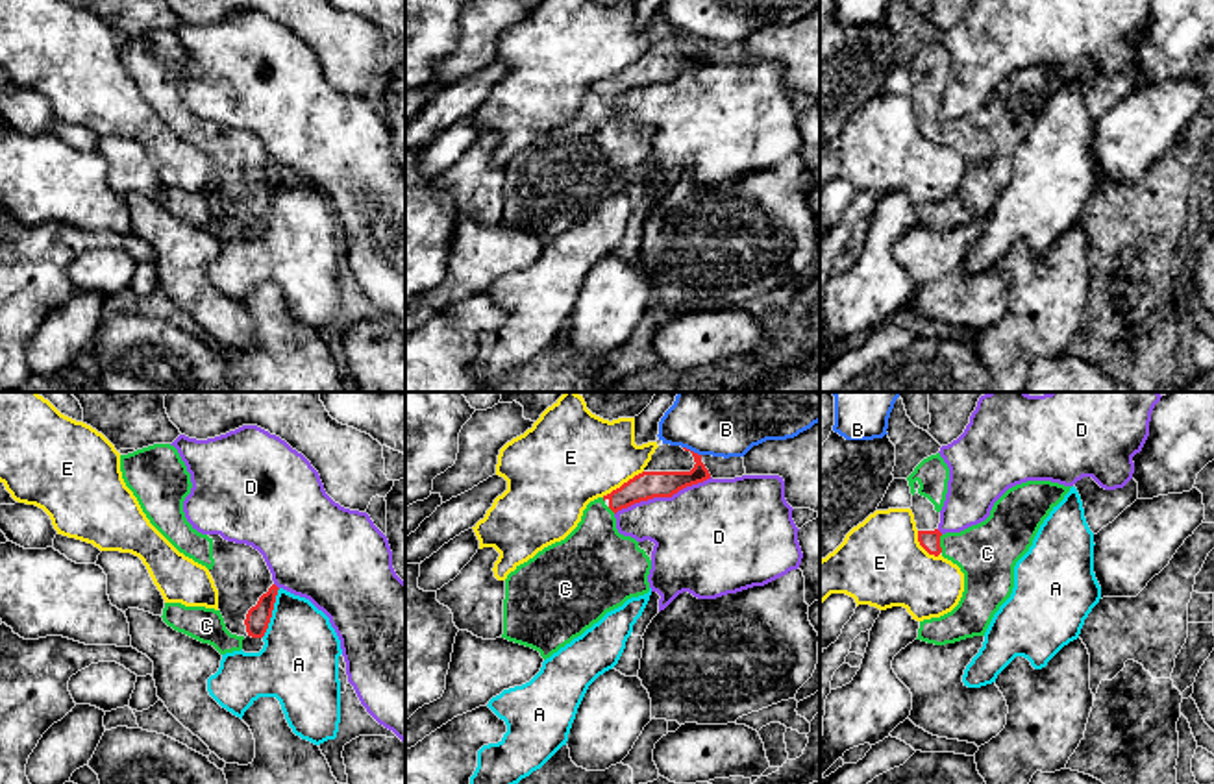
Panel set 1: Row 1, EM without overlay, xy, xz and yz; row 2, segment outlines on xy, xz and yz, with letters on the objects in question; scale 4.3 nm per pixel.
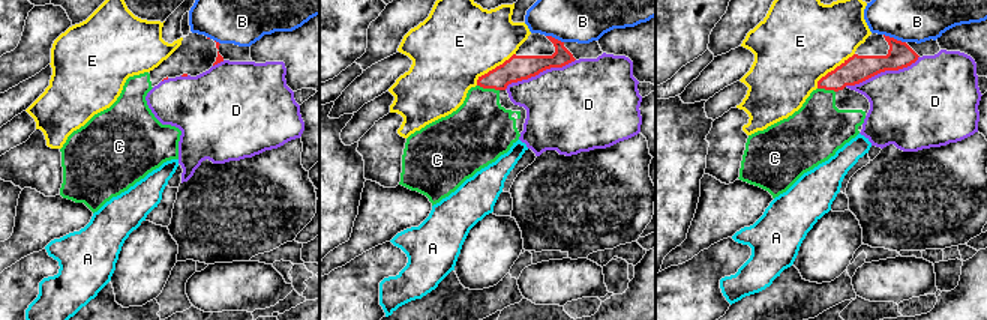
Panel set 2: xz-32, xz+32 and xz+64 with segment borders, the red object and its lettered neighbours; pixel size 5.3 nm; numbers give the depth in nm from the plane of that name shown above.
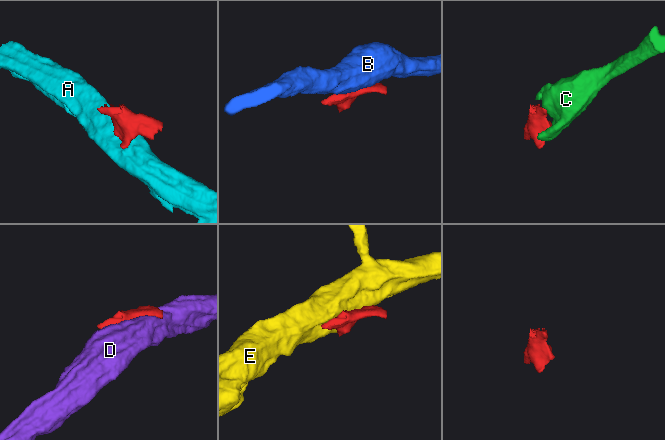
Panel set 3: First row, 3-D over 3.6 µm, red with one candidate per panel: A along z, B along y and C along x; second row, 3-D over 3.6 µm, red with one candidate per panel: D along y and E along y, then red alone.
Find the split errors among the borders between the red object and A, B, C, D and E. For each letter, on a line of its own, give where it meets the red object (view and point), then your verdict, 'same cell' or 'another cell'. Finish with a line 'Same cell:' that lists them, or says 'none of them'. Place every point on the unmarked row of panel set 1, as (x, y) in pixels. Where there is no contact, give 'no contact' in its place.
A: meets red in xy at (271, 198); another cell
B: meets red in xz at (693, 37); another cell
C: meets red in yz at (939, 130); same cell
D: meets red in xz at (663, 82); another cell
E: meets red in xz at (624, 69); another cell
Same cell: C

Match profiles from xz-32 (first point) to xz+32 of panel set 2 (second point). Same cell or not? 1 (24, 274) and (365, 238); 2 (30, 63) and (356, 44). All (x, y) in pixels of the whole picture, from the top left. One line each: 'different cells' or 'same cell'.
1: different cells
2: different cells

